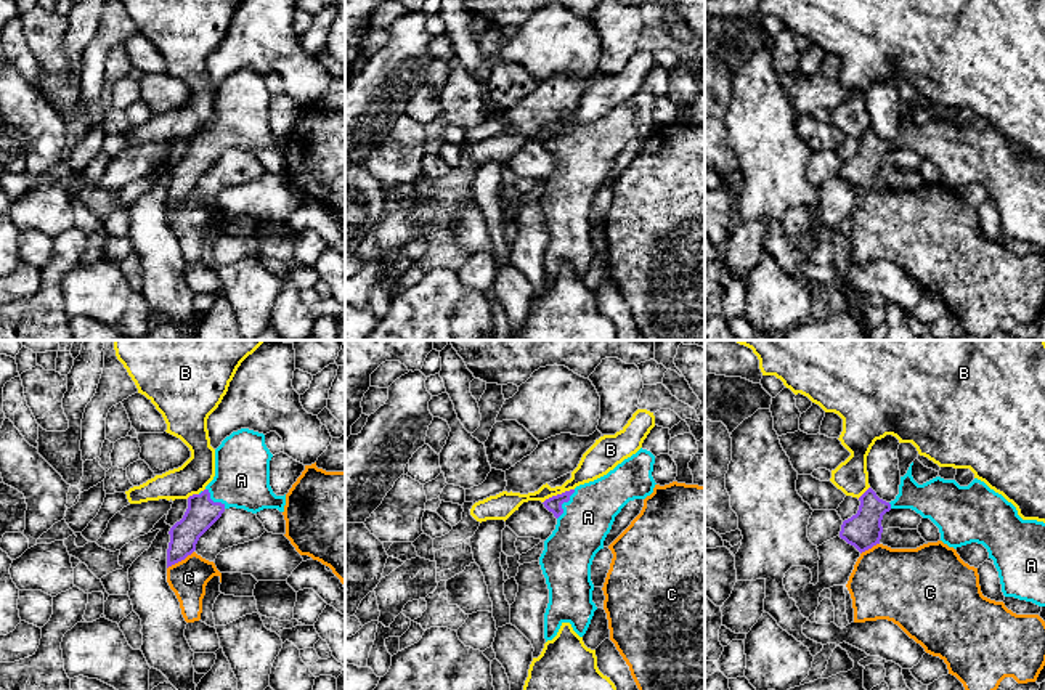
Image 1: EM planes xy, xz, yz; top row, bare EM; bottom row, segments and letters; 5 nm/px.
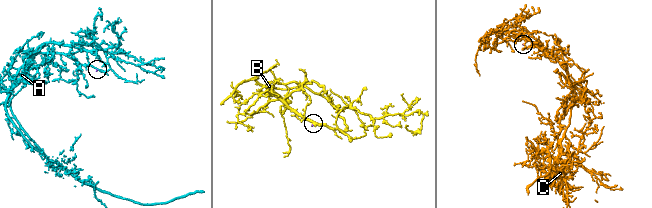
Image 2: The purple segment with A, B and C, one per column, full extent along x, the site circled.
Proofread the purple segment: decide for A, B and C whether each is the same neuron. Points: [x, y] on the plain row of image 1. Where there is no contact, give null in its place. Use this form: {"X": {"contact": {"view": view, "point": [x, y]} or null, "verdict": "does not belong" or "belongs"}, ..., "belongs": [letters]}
{"A": {"contact": {"view": "xz", "point": [562, 143]}, "verdict": "belongs"}, "B": {"contact": {"view": "xz", "point": [557, 135]}, "verdict": "does not belong"}, "C": {"contact": {"view": "xy", "point": [180, 201]}, "verdict": "does not belong"}, "belongs": ["A"]}

